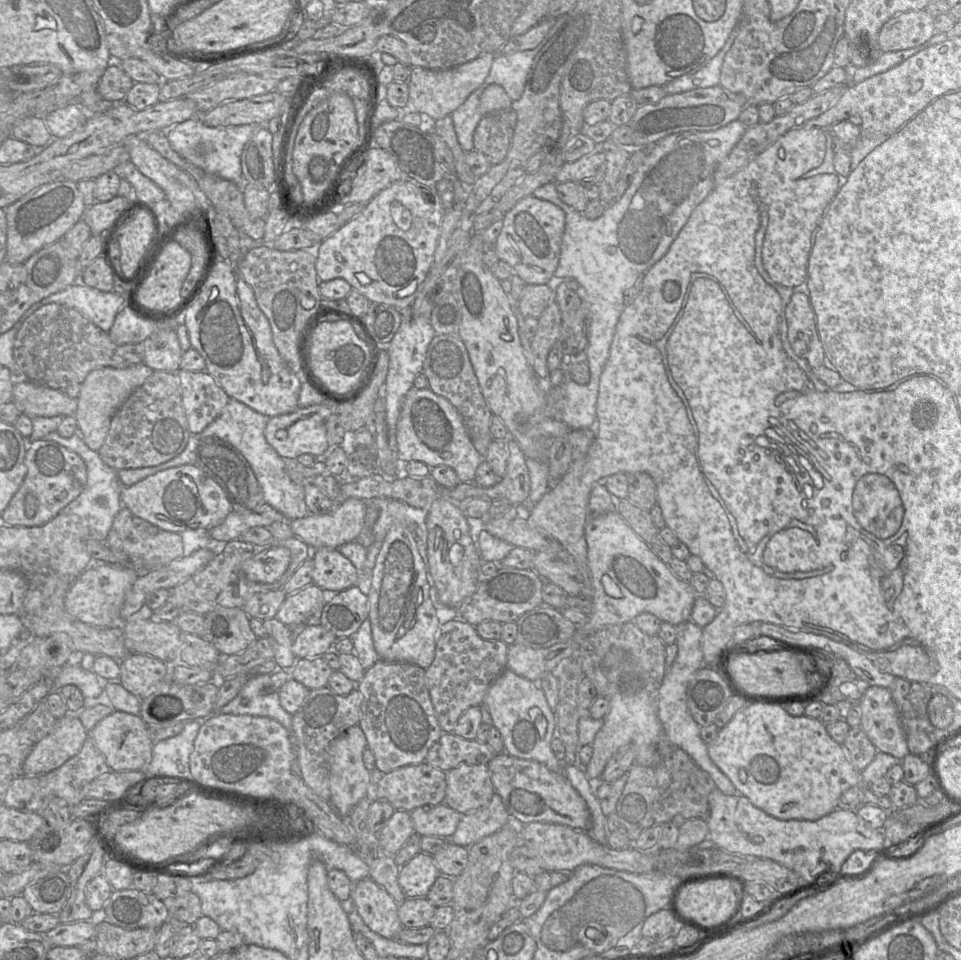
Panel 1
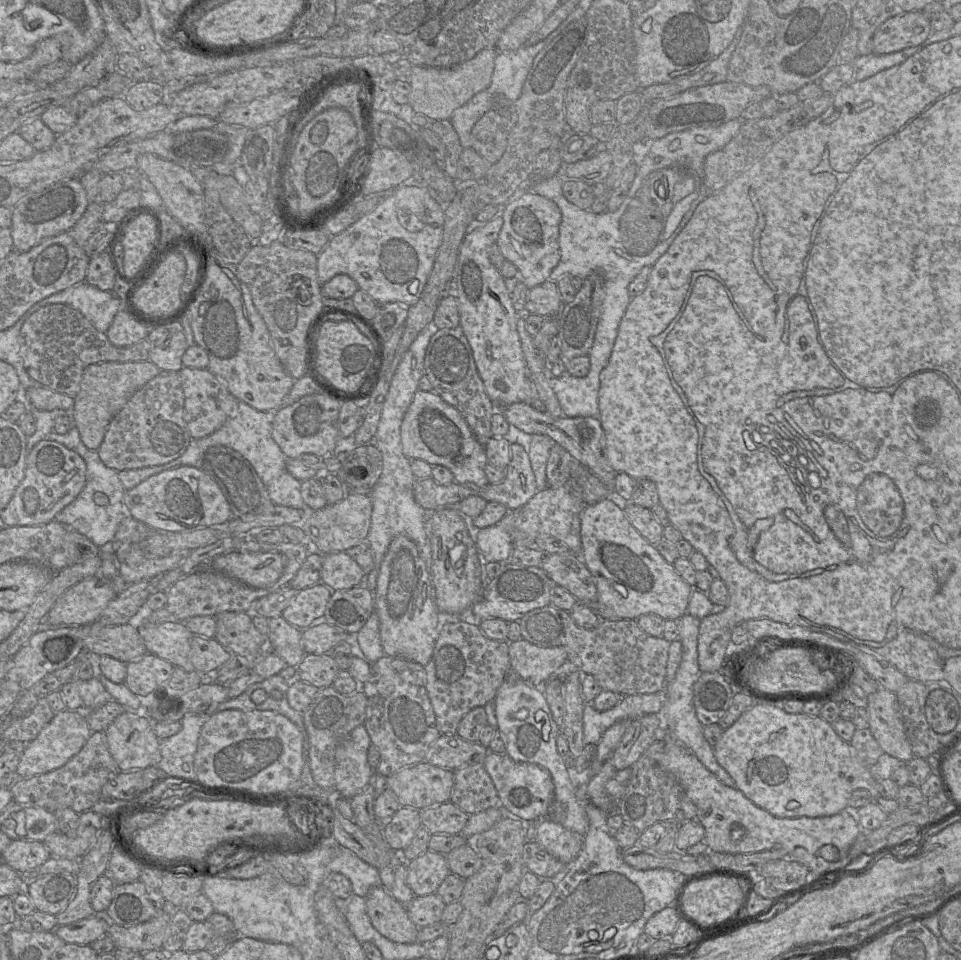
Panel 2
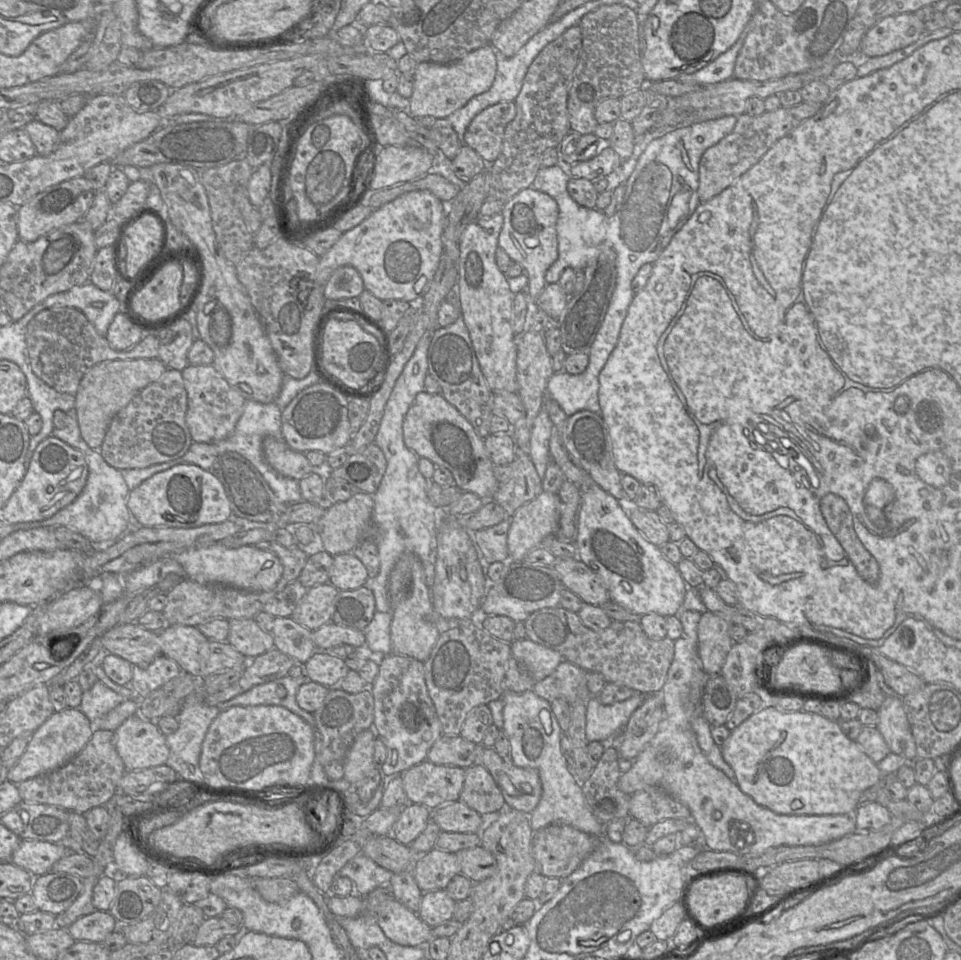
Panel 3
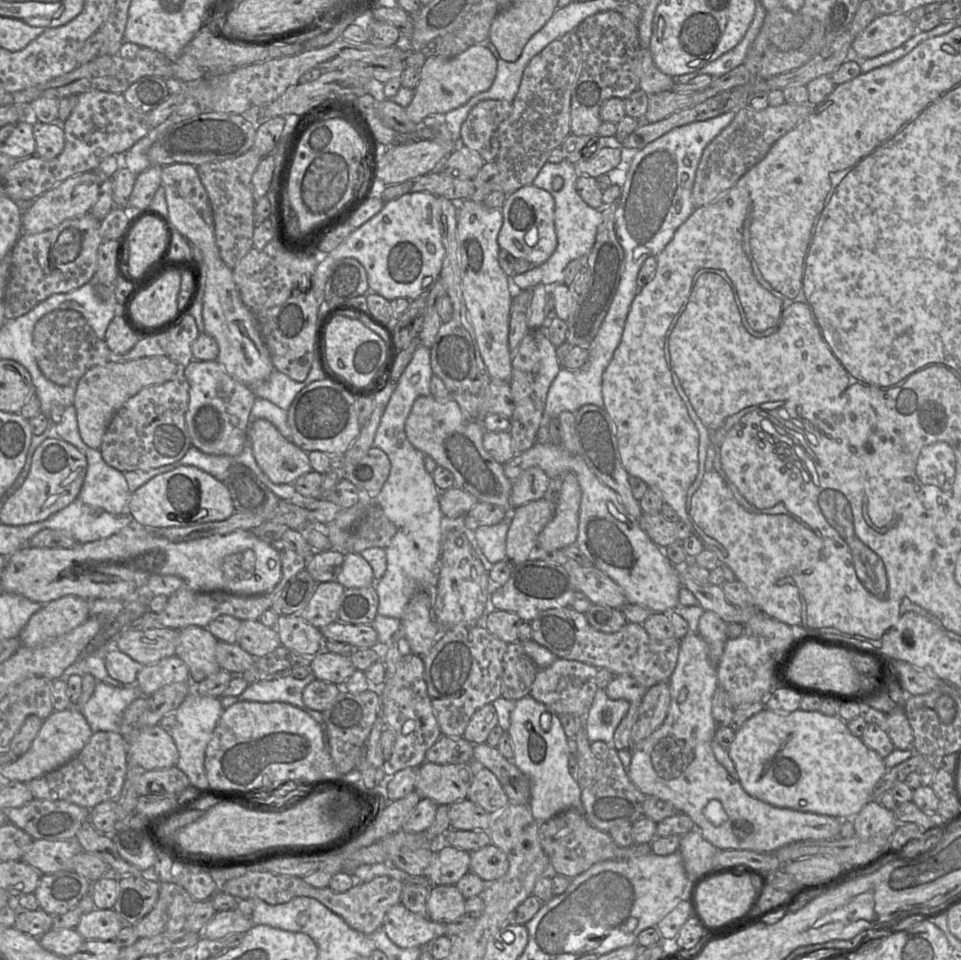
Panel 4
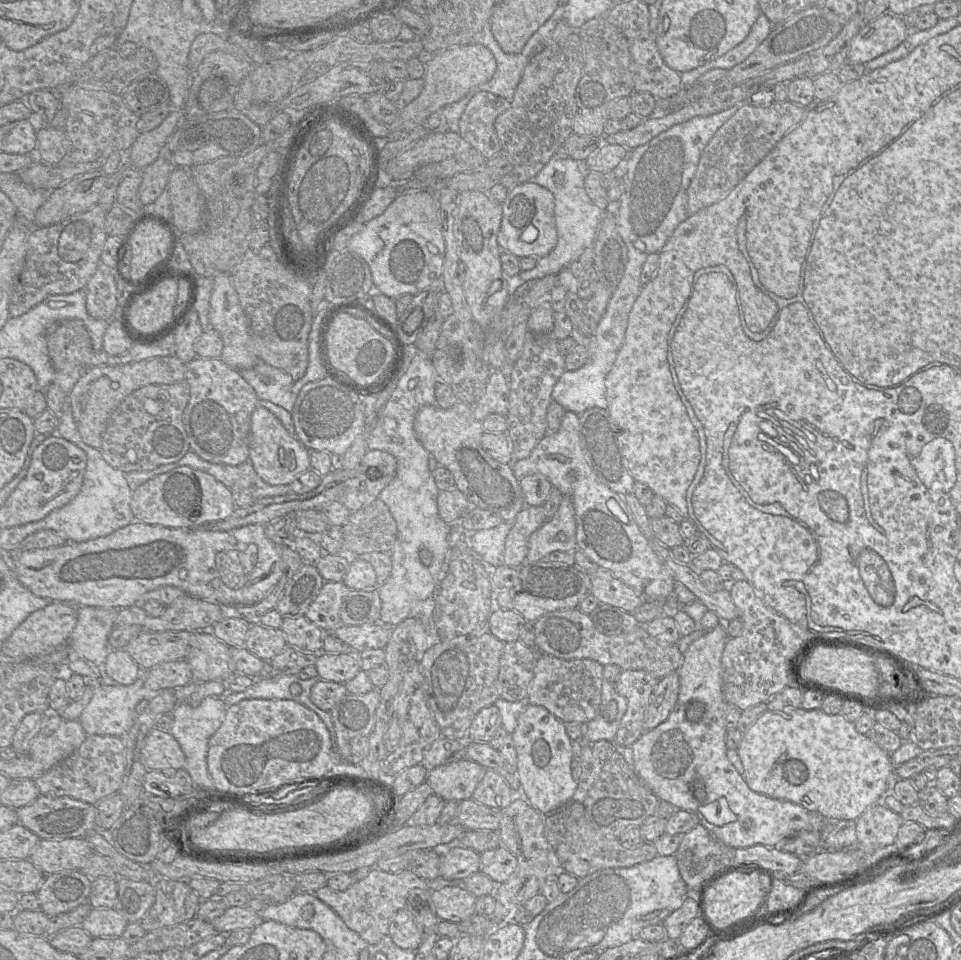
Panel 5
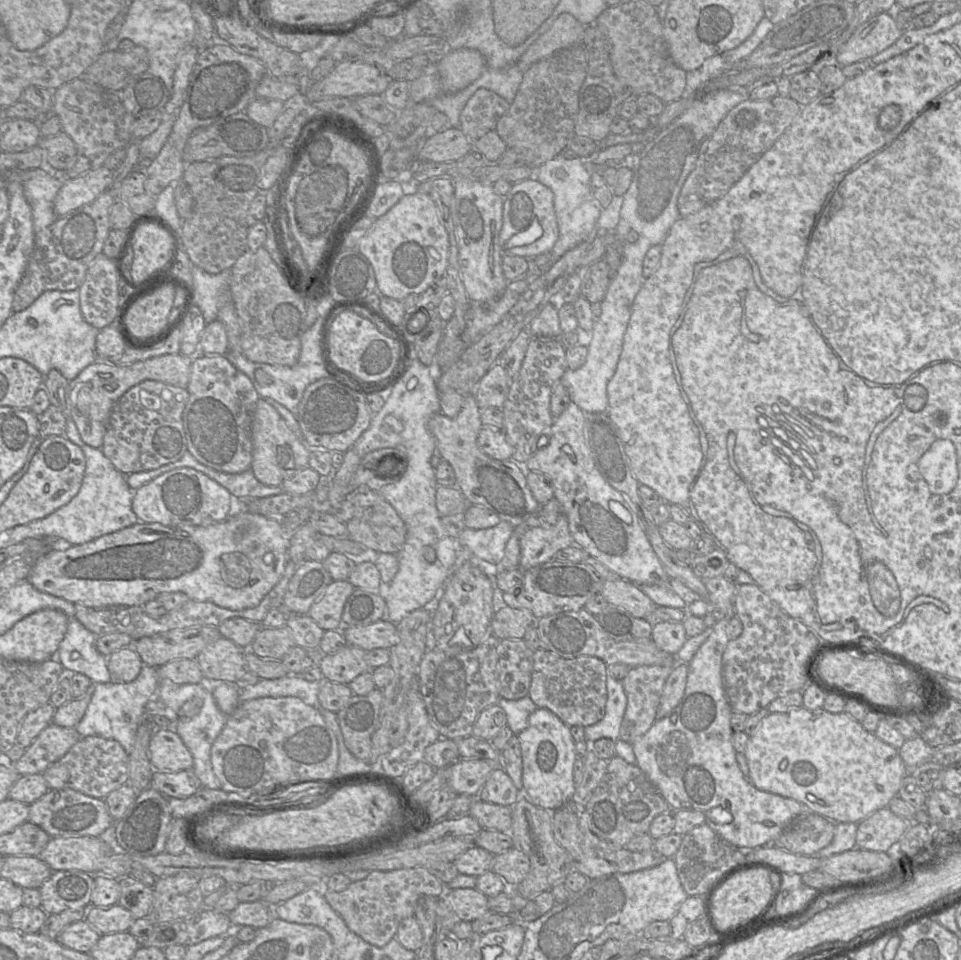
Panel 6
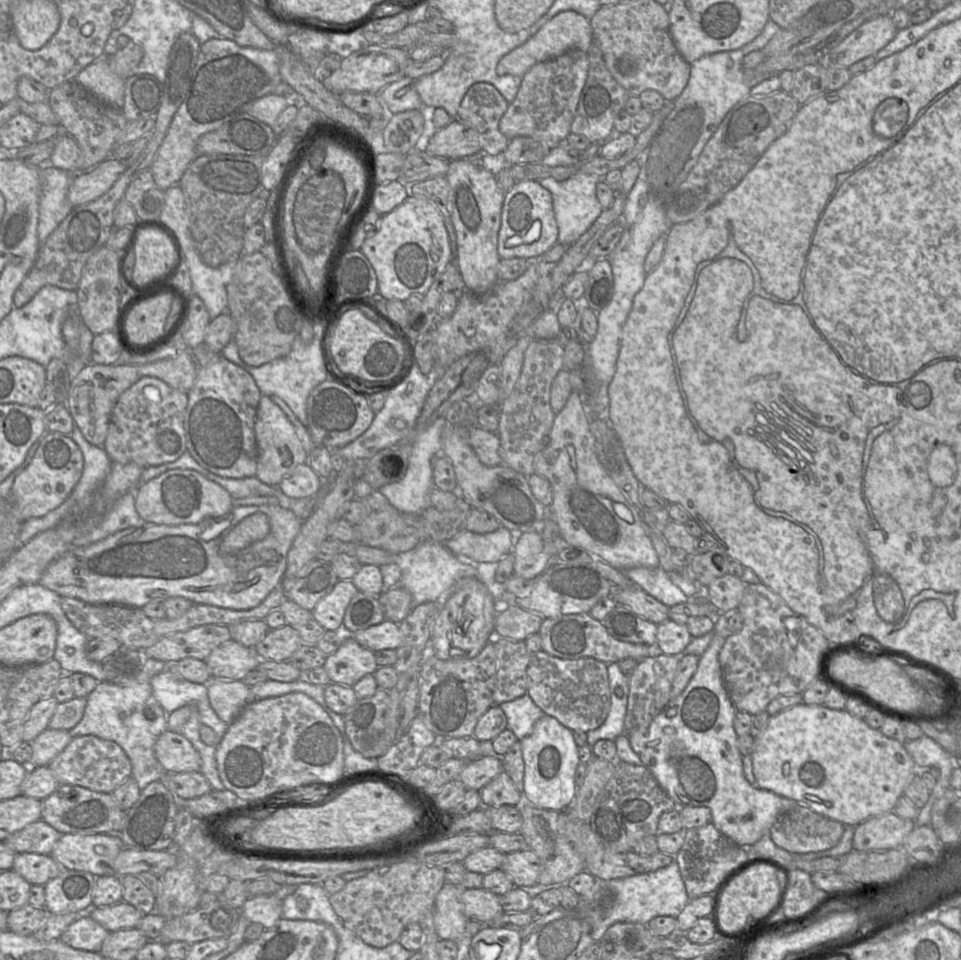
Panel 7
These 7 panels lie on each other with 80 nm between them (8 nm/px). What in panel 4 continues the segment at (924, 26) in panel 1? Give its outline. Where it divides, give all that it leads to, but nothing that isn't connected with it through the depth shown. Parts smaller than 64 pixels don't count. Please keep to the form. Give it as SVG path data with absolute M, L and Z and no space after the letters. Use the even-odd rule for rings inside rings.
M907 14L877 17L852 42L852 51L863 59L890 52L908 41L918 31Z

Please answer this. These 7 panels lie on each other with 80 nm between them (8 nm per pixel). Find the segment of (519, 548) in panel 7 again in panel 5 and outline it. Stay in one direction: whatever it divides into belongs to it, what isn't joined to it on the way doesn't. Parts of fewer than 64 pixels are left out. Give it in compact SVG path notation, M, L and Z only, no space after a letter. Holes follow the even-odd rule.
M563 496L555 515L531 534L526 561L541 561L551 552L576 549L575 509L572 499Z

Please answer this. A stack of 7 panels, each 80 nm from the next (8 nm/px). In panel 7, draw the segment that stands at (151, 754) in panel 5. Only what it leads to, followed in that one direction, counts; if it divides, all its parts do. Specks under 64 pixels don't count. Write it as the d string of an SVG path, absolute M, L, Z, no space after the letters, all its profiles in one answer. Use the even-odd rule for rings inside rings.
M164 731L156 740L154 753L164 772L198 772L202 760L191 742L182 734Z

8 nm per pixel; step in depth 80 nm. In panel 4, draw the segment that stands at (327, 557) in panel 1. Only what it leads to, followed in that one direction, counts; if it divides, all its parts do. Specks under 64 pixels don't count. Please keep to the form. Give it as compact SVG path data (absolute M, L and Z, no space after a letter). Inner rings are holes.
M354 552L344 554L344 561L336 581L346 589L374 586L376 582L369 563Z

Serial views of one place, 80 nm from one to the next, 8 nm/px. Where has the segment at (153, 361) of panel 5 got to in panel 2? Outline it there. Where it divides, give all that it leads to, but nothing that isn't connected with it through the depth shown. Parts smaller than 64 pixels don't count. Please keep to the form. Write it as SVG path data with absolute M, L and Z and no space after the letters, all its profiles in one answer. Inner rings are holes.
M151 361L107 362L90 365L83 374L80 389L74 397L74 405L70 411L70 416L79 430L83 444L91 451L97 451L113 417L135 392L160 372L160 369Z

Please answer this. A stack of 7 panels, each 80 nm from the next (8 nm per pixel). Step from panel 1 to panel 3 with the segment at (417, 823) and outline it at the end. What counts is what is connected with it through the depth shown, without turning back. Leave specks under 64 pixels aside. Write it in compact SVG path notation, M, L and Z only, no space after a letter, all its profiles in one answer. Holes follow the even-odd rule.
M461 801L448 802L431 811L431 820L443 832L480 833L487 819Z

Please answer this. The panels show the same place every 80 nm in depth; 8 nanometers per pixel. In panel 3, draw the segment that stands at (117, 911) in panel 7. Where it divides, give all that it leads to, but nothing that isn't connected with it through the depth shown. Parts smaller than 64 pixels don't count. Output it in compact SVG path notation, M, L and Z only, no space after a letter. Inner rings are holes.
M94 910L67 927L75 941L103 943L118 928L118 922L109 911Z

